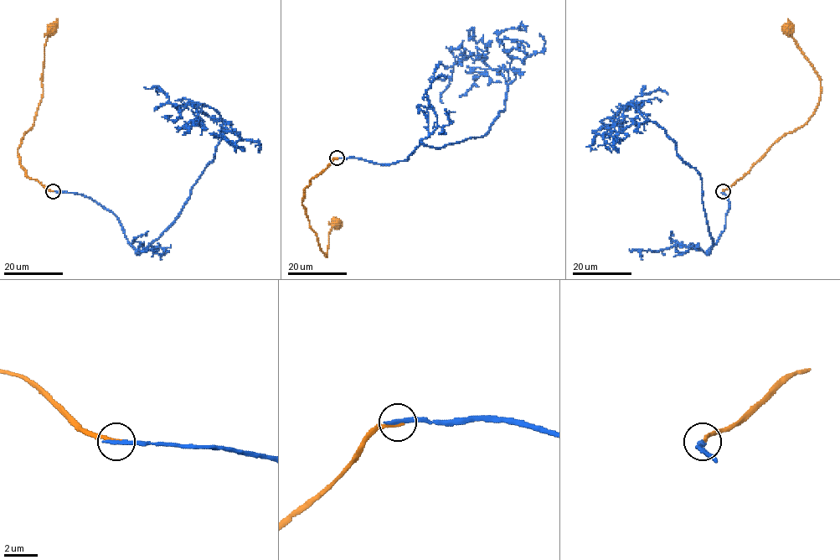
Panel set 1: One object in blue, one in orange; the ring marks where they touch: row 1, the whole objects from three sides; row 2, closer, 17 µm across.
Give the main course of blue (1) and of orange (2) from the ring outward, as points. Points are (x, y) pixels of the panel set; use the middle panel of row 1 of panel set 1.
1: (337, 158), (392, 164), (421, 142), (480, 137), (505, 108), (506, 80), (471, 54), (453, 66), (442, 103)
2: (337, 158), (311, 179), (302, 200), (310, 227), (327, 256), (329, 233), (336, 223)

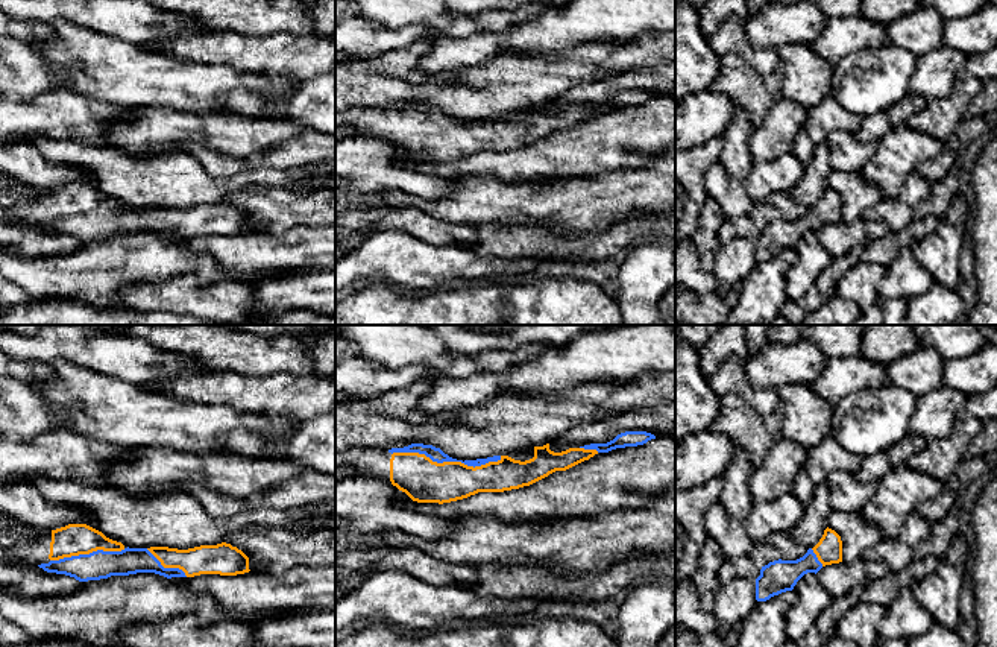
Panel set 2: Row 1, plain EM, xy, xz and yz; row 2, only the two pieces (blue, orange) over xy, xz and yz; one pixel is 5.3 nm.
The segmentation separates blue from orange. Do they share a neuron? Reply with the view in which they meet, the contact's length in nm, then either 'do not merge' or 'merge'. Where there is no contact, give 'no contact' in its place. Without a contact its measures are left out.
xz | 600 nm | merge

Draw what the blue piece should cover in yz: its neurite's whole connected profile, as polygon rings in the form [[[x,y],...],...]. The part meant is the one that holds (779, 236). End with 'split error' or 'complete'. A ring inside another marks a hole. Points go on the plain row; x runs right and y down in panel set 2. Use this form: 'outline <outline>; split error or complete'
outline [[[826,188],[819,202],[797,220],[774,220],[762,226],[756,238],[756,260],[766,261],[774,255],[792,251],[807,232],[818,232],[822,226],[842,222],[841,196]]]; split error

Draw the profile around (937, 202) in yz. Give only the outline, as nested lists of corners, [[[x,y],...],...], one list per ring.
[[[947,175],[944,179],[932,184],[930,193],[917,205],[914,217],[924,219],[935,216],[941,219],[947,214],[953,197],[958,194],[958,178]]]

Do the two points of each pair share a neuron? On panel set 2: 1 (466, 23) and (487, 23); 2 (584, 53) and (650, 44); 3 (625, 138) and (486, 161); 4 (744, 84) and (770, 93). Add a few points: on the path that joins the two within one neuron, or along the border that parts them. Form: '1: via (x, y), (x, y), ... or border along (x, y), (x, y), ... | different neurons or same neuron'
1: via (471, 23), (483, 23) | same neuron
2: via (601, 55), (633, 55) | same neuron
3: via (591, 146), (536, 161), (521, 161) | same neuron
4: via (750, 90), (753, 93), (764, 93) | same neuron

